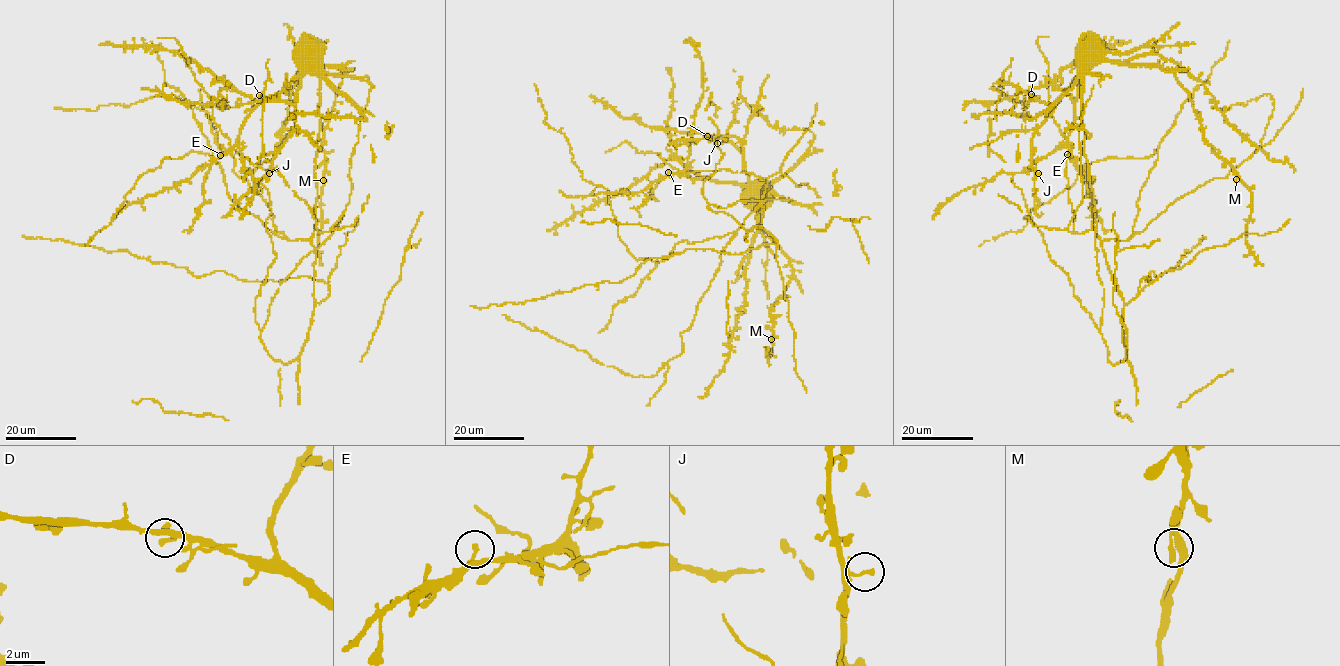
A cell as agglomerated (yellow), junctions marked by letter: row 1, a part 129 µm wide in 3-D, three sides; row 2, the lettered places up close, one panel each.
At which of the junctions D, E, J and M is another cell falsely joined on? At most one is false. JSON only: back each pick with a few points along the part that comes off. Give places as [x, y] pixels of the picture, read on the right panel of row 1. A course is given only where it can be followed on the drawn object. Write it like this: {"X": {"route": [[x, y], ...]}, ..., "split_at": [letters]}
{"split_at": []}

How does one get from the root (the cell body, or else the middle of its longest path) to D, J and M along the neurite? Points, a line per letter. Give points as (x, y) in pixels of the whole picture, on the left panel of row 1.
D: (308, 47), (302, 59), (302, 82), (295, 103), (262, 100), (259, 95)
J: (308, 47), (302, 59), (295, 127), (274, 158), (269, 173)
M: (308, 47), (313, 64), (339, 66), (344, 70), (325, 130), (323, 180)

